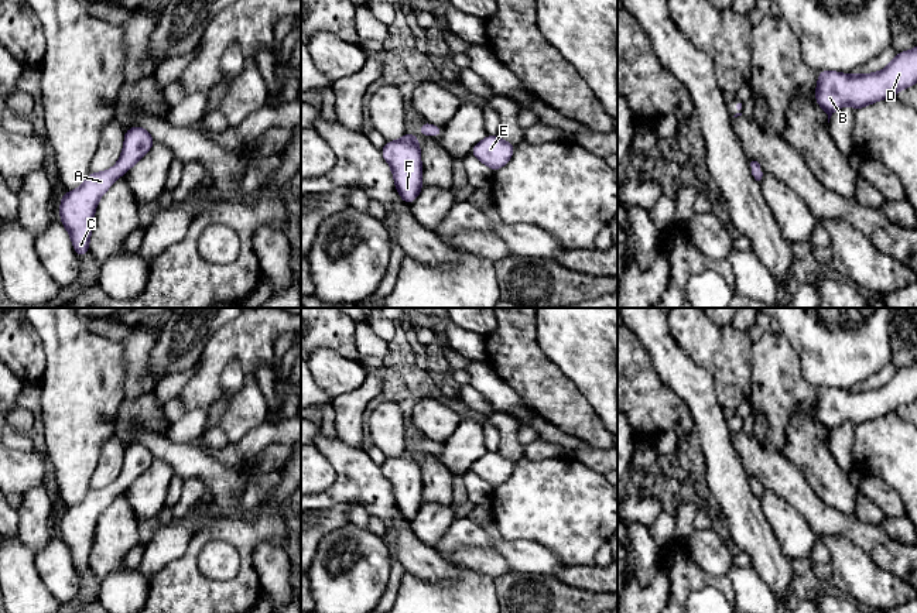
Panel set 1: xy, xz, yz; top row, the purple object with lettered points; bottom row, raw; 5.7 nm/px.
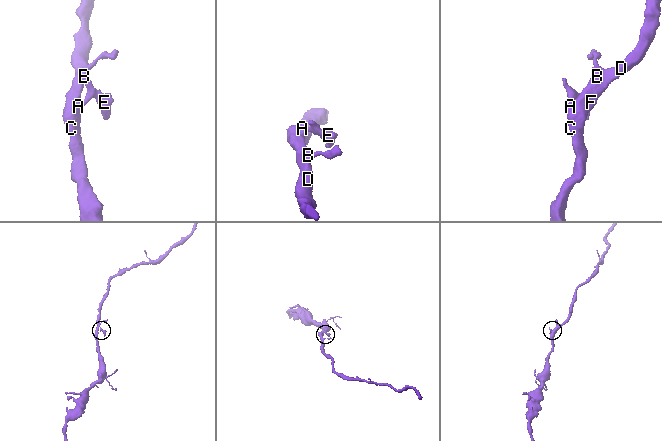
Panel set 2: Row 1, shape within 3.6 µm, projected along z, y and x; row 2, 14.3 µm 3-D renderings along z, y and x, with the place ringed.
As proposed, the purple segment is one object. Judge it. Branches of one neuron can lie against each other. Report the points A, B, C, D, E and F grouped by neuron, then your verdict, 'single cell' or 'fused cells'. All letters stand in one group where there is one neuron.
groups A B C D E F; single cell

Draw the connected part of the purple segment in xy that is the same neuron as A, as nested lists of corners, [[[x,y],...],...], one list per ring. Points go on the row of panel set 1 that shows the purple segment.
[[[141,126],[124,131],[124,147],[116,165],[103,172],[90,172],[83,185],[62,194],[61,223],[72,239],[78,257],[89,251],[89,237],[93,229],[93,216],[102,195],[124,175],[143,155],[146,155],[155,140]]]

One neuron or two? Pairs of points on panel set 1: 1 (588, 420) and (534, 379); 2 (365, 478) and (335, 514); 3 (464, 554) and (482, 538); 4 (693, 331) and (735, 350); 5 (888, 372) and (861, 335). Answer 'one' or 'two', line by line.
1: one
2: two
3: two
4: one
5: two

